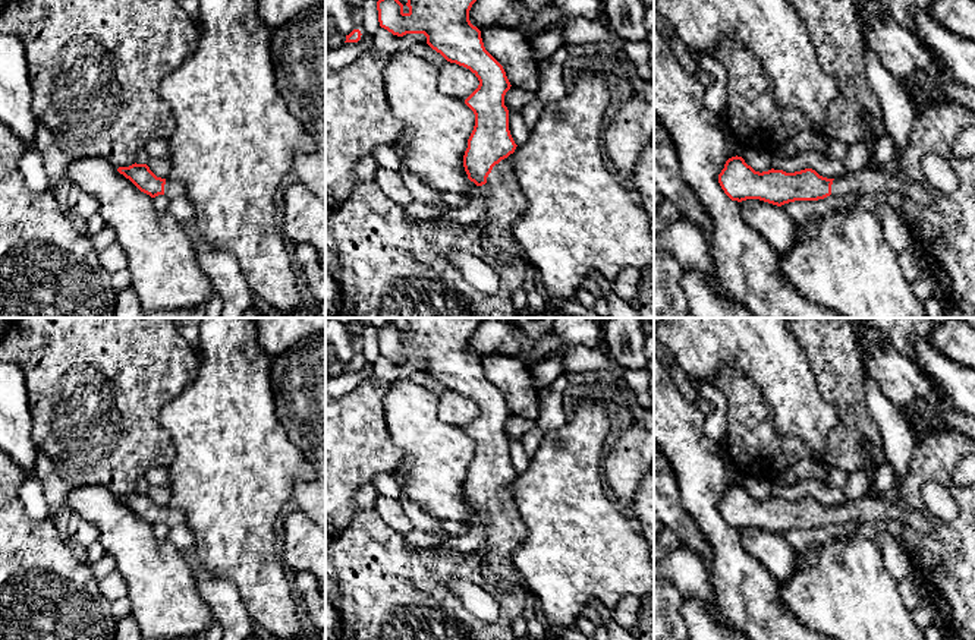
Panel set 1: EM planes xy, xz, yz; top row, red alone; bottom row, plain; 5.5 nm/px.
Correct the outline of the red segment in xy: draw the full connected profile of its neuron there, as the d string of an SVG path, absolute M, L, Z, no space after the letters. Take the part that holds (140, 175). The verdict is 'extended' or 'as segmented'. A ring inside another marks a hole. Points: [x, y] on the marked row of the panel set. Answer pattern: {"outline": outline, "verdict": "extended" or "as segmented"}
{"outline": "M147 164L119 167L117 171L129 179L141 192L155 198L166 195L170 199L185 195L182 183L172 179L157 177Z", "verdict": "extended"}

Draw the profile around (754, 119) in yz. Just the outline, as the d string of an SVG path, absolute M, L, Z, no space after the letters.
M724 38L713 57L727 73L727 108L723 119L736 145L776 152L796 135L815 130L801 111L777 104L771 82L749 50Z

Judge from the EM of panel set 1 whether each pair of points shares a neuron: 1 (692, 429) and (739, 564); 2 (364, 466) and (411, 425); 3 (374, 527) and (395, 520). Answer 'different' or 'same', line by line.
1: same
2: different
3: different

